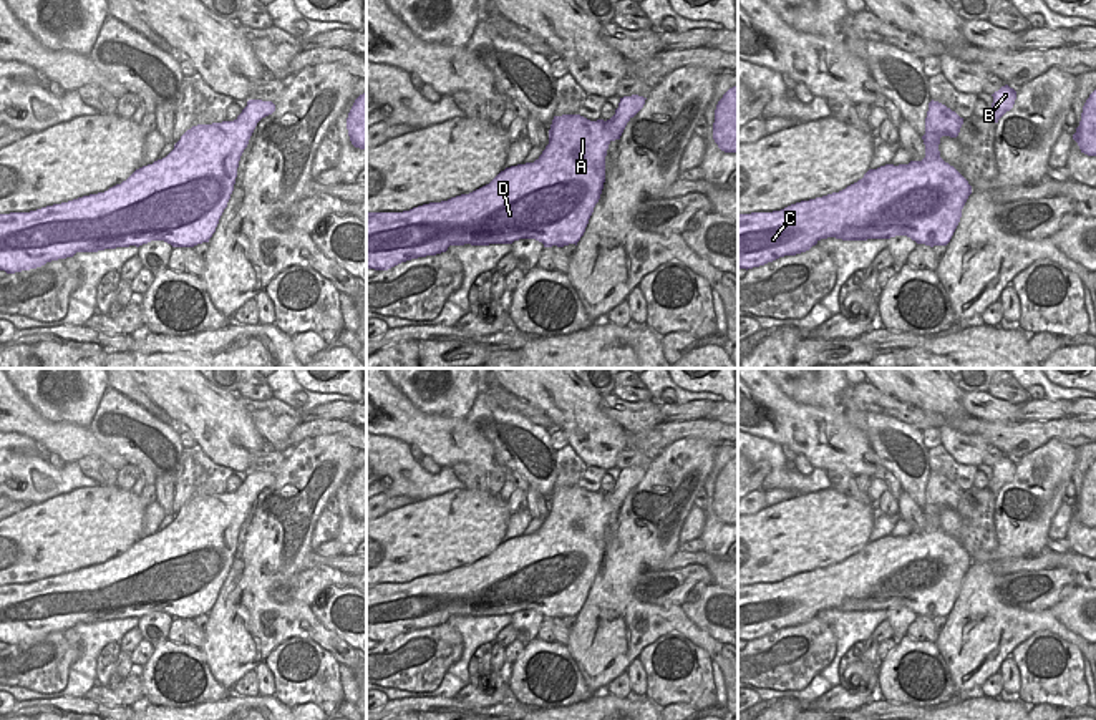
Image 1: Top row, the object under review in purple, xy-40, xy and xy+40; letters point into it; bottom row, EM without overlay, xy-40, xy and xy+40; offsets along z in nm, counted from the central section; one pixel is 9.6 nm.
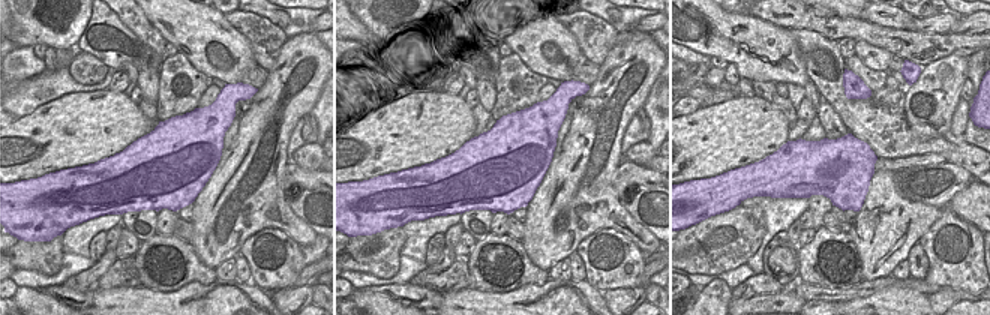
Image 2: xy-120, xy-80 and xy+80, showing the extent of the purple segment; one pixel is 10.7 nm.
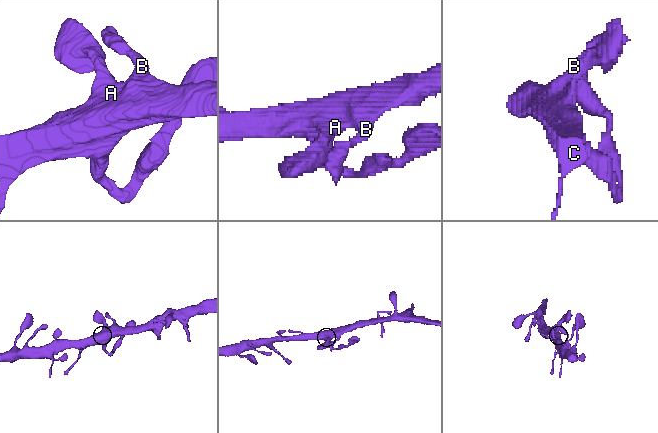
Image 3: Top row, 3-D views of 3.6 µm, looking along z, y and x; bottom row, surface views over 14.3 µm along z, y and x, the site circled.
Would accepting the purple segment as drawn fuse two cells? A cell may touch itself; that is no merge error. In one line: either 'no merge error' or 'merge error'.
no merge error

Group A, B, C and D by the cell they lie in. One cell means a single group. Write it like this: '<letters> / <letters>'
A B C D

